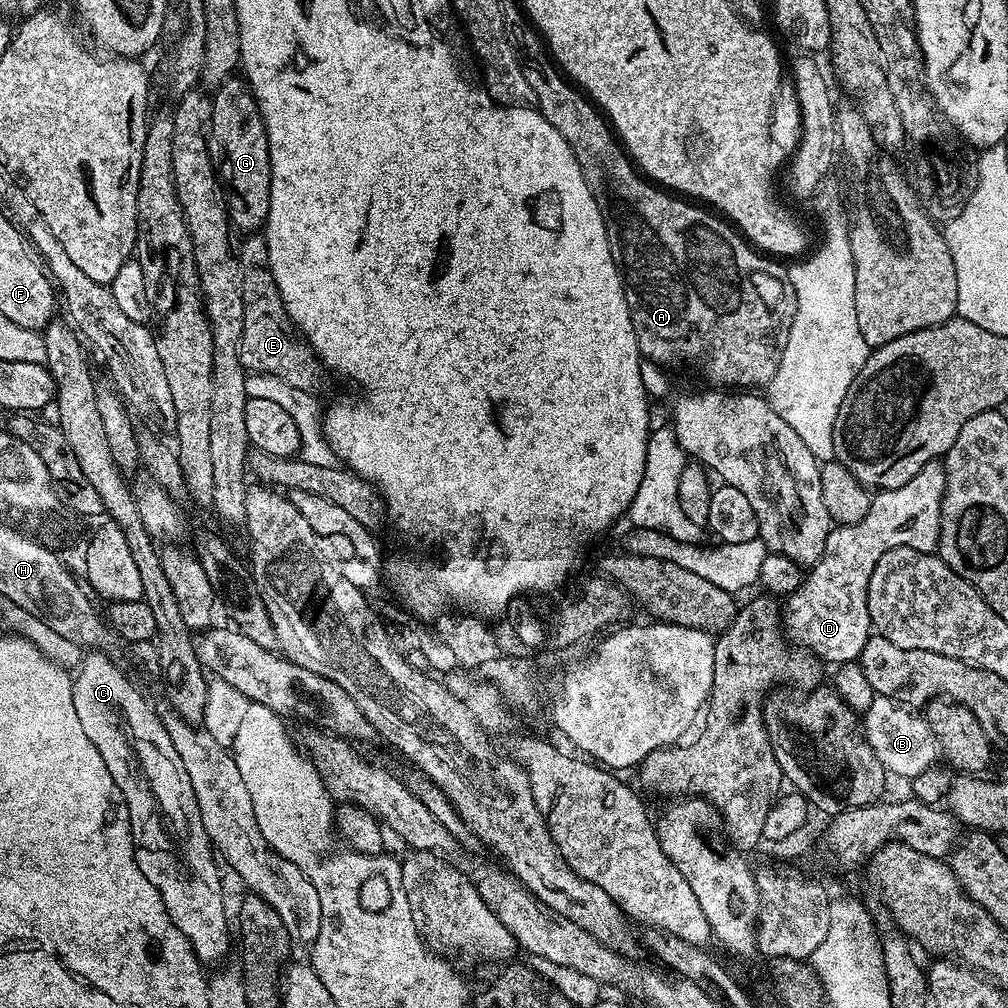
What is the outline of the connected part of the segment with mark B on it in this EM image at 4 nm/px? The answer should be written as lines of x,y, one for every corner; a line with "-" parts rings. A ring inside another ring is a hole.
873,695
868,709
862,712
862,727
866,742
870,742
870,750
882,762
885,773
905,776
905,781
912,781
922,770
937,763
938,745
923,715
909,710
903,704
885,696

